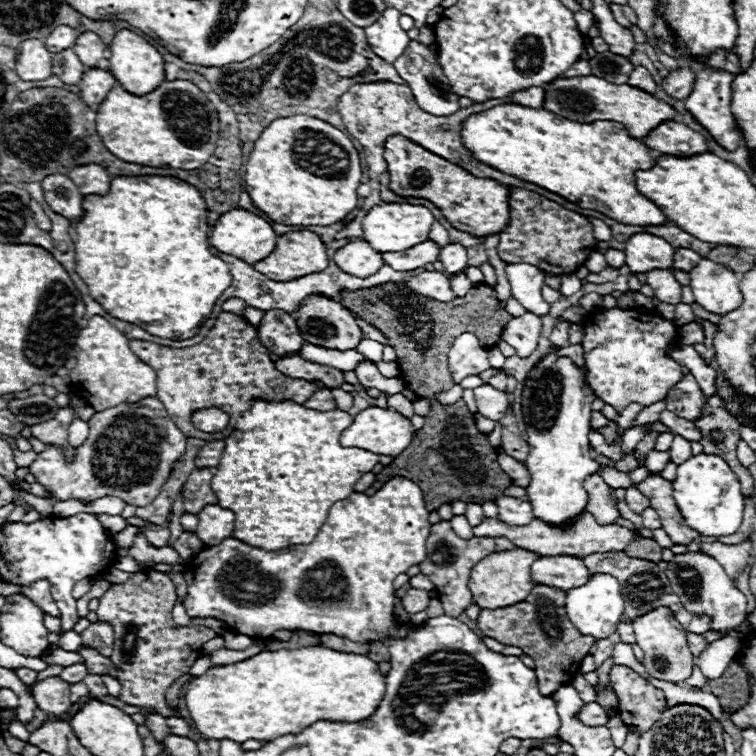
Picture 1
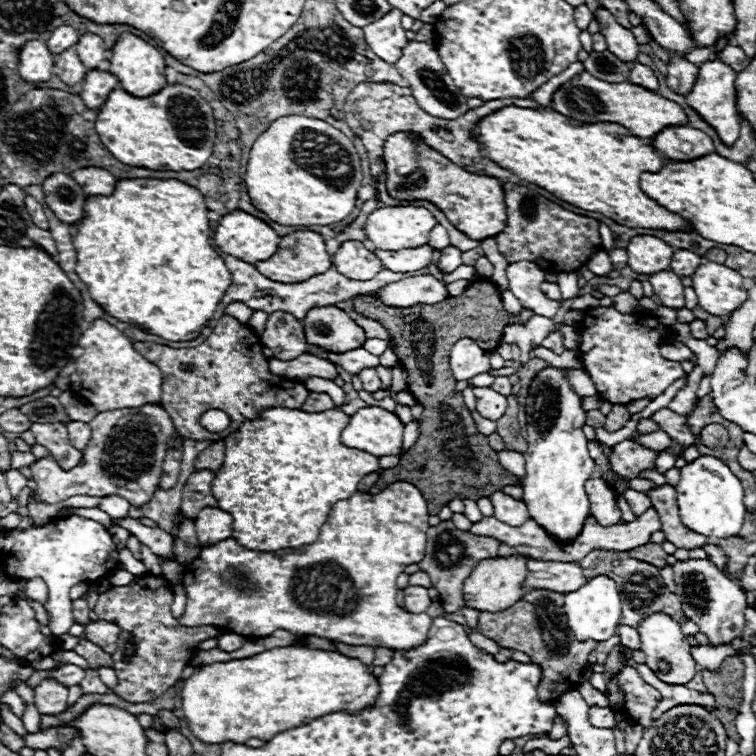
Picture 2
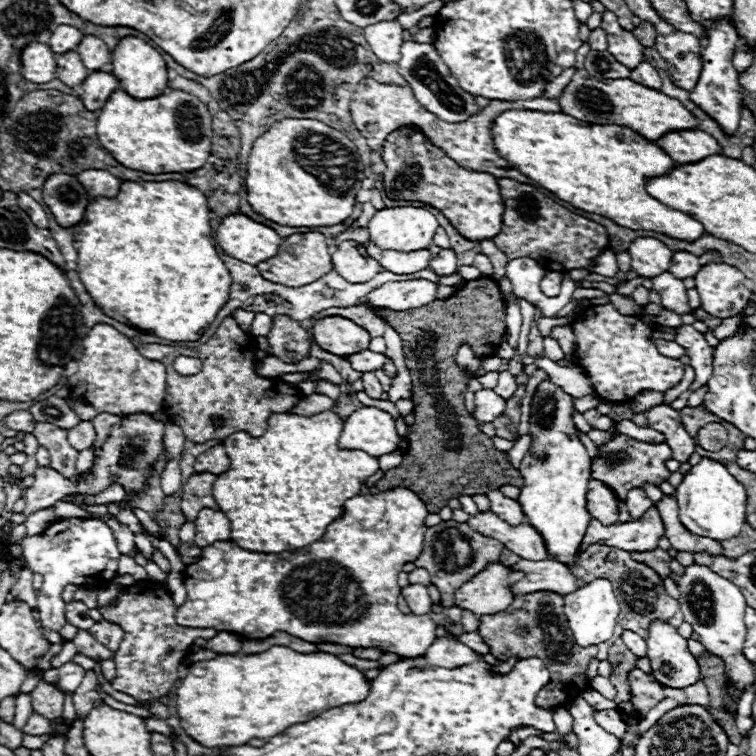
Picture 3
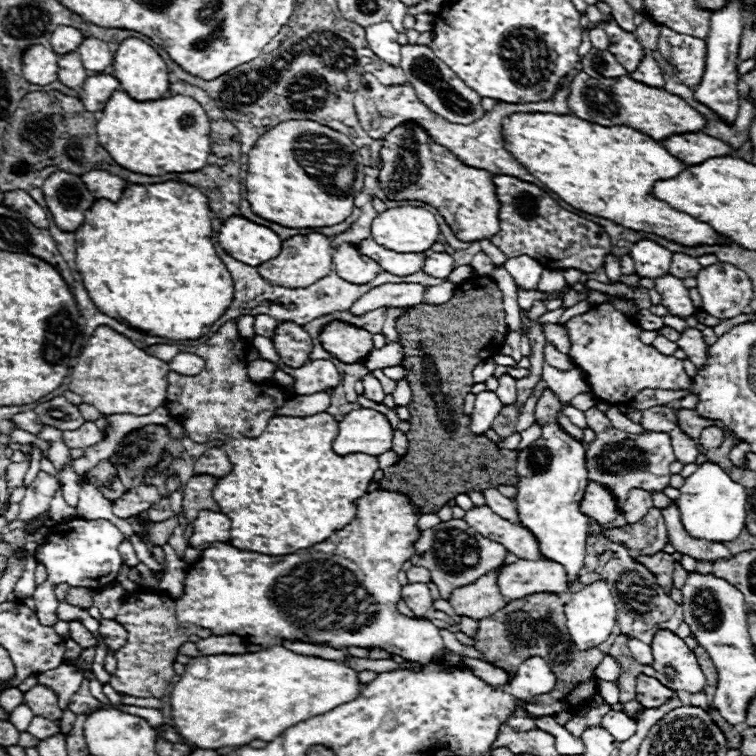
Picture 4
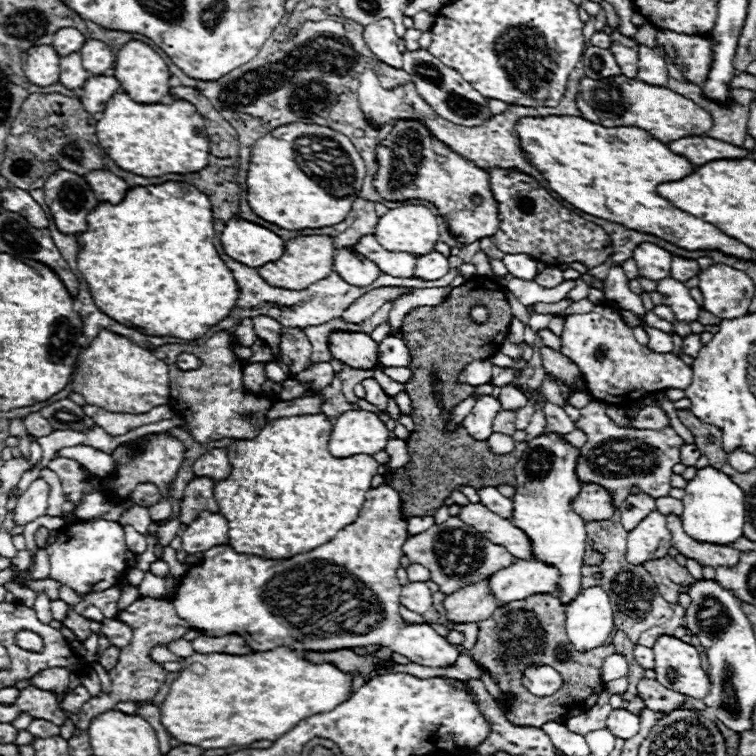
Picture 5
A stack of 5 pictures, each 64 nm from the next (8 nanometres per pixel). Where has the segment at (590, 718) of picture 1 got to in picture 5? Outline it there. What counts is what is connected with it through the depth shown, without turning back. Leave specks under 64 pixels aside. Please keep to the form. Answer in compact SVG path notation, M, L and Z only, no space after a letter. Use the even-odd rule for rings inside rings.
M612 710L608 720L606 720L606 728L616 736L616 738L632 738L638 730L640 730L640 716L632 714L628 710Z

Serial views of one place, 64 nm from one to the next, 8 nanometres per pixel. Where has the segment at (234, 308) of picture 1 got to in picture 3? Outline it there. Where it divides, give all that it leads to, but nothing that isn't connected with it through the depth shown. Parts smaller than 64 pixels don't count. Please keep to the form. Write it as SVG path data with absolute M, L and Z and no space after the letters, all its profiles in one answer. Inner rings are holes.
M236 310L234 314L234 320L238 322L238 326L250 334L250 326L252 326L252 320L254 320L254 314L252 312L246 312L246 310Z

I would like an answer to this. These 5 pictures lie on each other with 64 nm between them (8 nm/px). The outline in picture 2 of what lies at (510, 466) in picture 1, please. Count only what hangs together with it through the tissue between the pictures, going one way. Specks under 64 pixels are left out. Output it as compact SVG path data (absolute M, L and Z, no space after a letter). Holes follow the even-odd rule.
M502 450L502 452L498 452L498 456L500 456L500 464L508 472L512 472L518 478L524 478L524 454L510 452L510 450Z

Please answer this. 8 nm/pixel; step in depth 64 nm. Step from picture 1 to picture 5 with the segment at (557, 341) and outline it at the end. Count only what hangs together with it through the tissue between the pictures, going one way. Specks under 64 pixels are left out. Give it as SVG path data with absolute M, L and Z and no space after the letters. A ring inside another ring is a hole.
M546 346L540 348L540 358L542 358L542 368L546 370L546 374L552 374L556 380L564 382L566 386L572 386L574 392L588 392L588 388L580 380L578 366L574 366L570 358Z

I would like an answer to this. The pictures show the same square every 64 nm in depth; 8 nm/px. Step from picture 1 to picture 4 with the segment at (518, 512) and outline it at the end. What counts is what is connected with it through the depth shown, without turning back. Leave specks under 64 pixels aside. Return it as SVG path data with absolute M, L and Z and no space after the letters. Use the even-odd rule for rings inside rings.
M488 488L482 492L486 506L490 506L500 518L506 518L510 522L518 522L518 512L516 512L516 502L512 498L502 496L496 488Z

